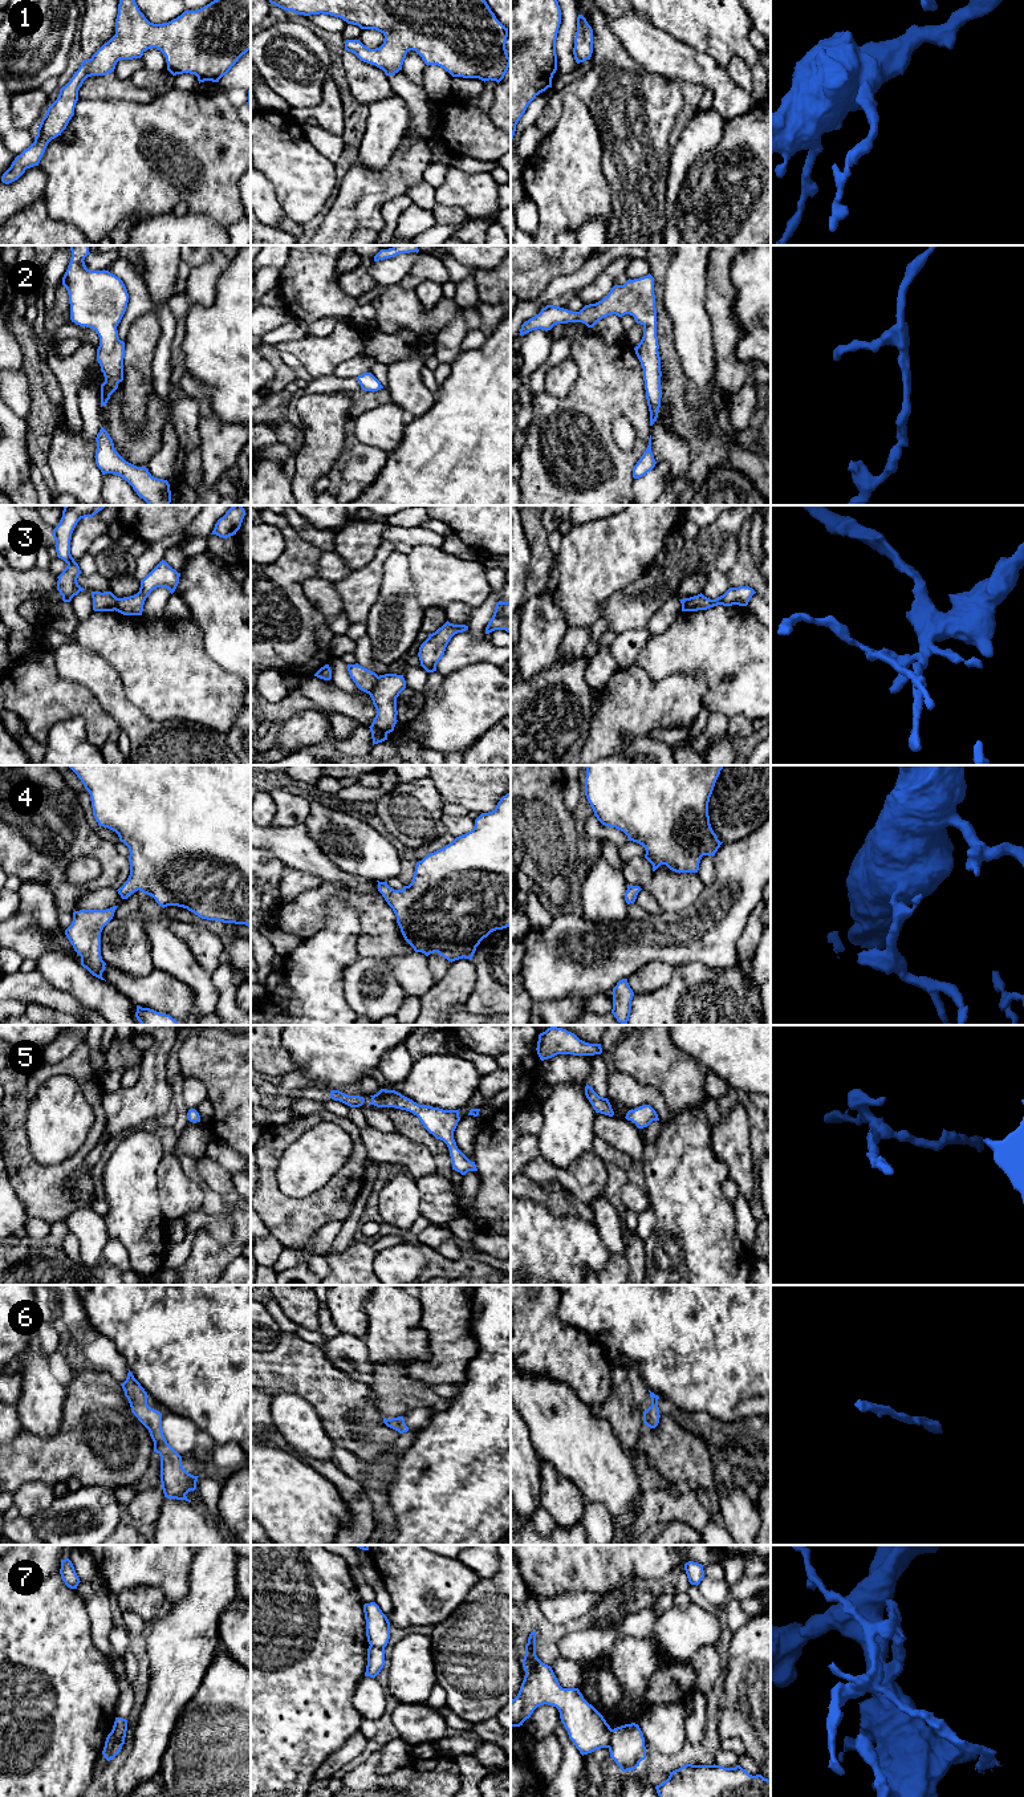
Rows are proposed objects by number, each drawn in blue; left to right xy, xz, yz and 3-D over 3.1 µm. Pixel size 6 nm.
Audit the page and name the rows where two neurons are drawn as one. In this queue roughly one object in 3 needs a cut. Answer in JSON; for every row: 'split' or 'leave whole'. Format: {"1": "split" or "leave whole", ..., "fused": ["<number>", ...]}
{"1": "leave whole", "2": "leave whole", "3": "split", "4": "leave whole", "5": "leave whole", "6": "leave whole", "7": "split", "fused": ["3", "7"]}

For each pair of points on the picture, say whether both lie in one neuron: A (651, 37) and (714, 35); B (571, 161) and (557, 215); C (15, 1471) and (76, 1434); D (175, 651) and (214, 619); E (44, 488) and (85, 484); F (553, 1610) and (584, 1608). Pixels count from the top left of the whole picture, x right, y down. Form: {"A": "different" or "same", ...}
{"A": "different", "B": "same", "C": "same", "D": "different", "E": "different", "F": "same"}

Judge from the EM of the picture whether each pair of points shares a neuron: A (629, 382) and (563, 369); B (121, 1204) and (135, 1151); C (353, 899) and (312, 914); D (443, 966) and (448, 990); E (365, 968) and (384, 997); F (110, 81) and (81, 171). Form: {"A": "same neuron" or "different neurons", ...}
{"A": "different neurons", "B": "same neuron", "C": "same neuron", "D": "different neurons", "E": "same neuron", "F": "different neurons"}

